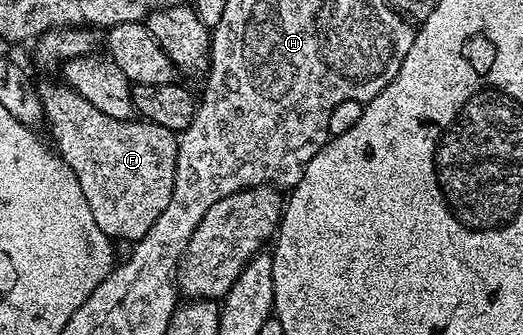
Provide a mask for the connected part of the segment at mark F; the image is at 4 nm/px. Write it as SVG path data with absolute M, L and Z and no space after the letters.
M39 81L37 92L43 104L46 128L49 128L54 140L53 147L75 175L95 224L113 241L128 240L127 243L132 244L140 240L170 202L177 170L177 135L164 126L145 119L118 119L107 116L59 81Z

